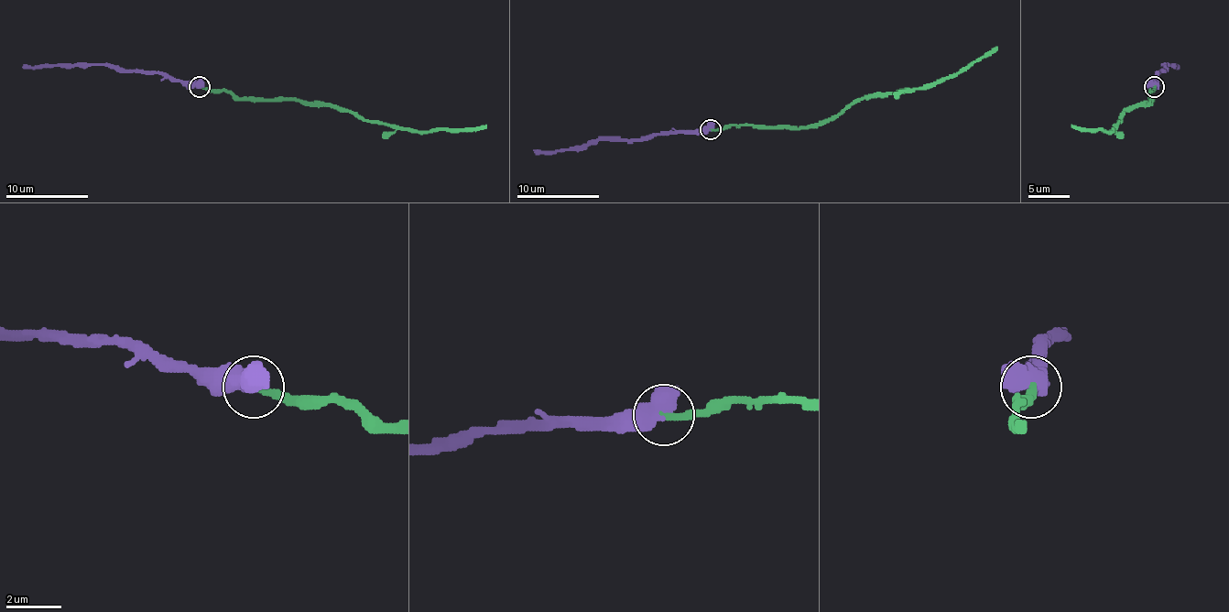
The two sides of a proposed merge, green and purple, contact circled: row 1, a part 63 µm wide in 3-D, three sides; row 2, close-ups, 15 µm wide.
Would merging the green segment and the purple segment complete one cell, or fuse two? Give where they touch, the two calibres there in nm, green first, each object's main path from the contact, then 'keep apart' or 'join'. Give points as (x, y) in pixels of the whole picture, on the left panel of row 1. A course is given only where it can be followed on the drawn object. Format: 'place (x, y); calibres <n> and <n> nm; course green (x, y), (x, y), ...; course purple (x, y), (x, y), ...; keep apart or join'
place (200, 86); calibres 320 and 480 nm; course green (200, 86), (231, 90), (239, 98), (336, 104), (353, 114), (423, 131), (481, 129), (485, 125); course purple (200, 86), (171, 81), (160, 73), (142, 73), (107, 65), (22, 67); join

